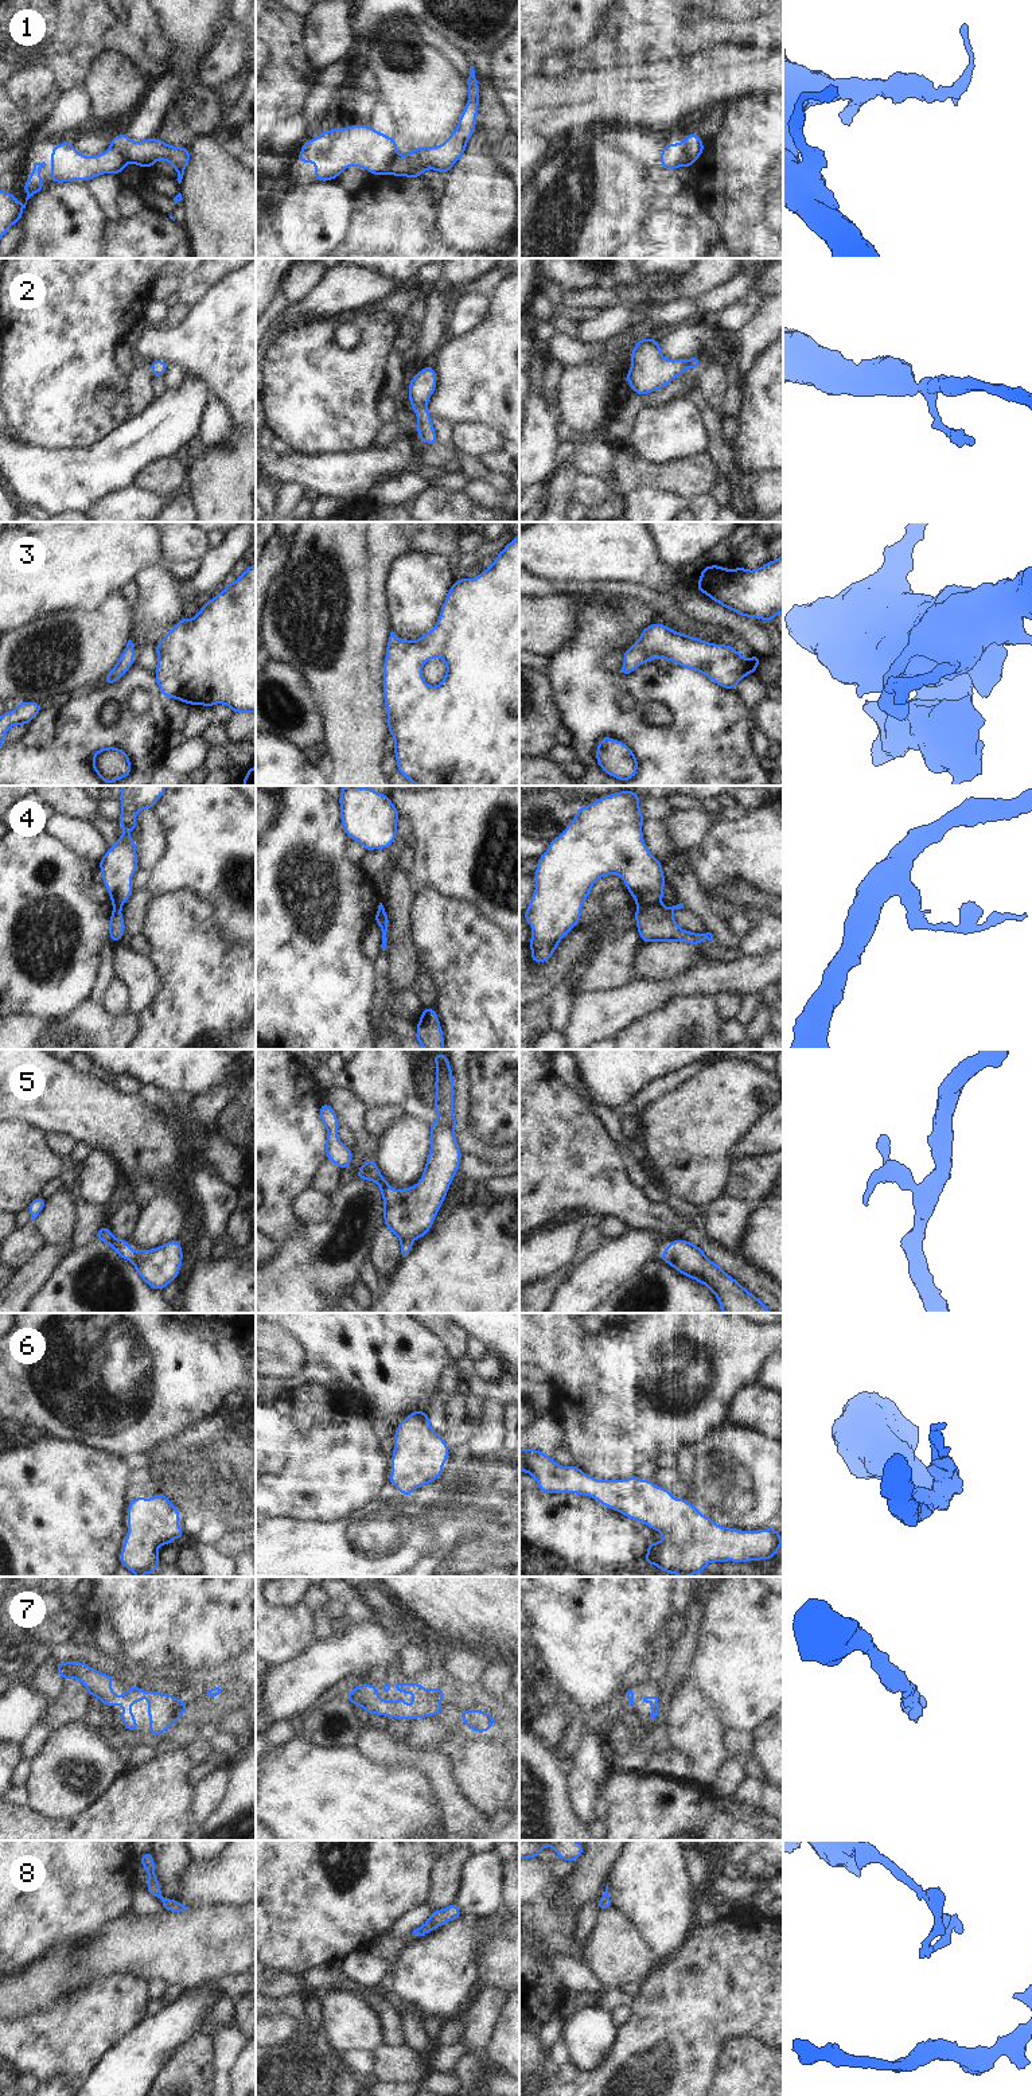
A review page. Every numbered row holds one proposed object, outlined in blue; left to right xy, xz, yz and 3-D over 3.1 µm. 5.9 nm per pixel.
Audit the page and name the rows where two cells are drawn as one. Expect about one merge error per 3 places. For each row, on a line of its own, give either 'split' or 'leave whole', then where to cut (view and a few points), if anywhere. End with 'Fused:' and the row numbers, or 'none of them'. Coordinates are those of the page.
1: split; cut xy (111, 145), (117, 148), (128, 162)
2: leave whole; cut none
3: leave whole; cut none
4: split; cut yz (659, 903), (639, 907)
5: leave whole; cut none
6: leave whole; cut none
7: leave whole; cut none
8: leave whole; cut none
Fused: 1, 4

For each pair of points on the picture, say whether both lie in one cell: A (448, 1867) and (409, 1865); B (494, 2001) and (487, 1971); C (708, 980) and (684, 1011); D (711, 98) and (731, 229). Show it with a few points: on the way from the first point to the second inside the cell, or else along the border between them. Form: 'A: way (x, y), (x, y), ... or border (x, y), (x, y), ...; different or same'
A: border (435, 1861), (429, 1873), (429, 1890), (425, 1897); different
B: border (479, 1986), (493, 1986), (505, 1993); different
C: border (715, 996), (674, 996), (665, 1004); different
D: border (752, 96), (733, 100), (723, 108); different

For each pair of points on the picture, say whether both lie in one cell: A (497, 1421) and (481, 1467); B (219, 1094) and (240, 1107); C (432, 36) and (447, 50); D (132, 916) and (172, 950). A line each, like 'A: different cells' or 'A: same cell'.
A: same cell
B: different cells
C: same cell
D: different cells

